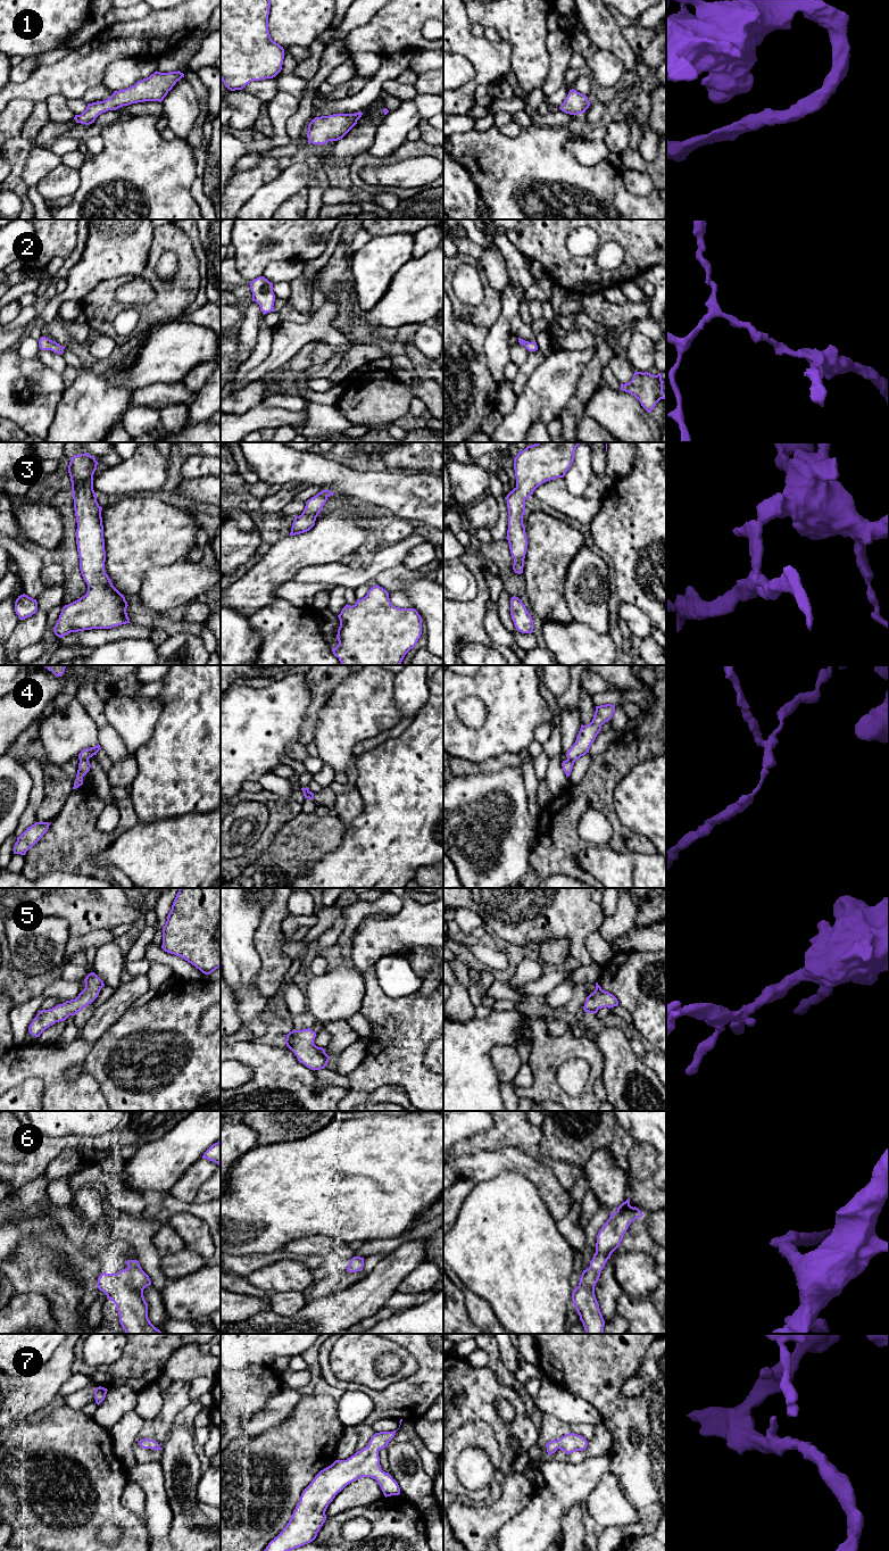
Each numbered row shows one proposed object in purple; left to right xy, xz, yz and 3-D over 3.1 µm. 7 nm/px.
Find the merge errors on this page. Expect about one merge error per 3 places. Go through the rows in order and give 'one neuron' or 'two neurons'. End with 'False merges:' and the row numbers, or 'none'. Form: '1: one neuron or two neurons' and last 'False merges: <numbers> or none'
1: one neuron
2: one neuron
3: one neuron
4: two neurons
5: one neuron
6: one neuron
7: one neuron
False merges: 4

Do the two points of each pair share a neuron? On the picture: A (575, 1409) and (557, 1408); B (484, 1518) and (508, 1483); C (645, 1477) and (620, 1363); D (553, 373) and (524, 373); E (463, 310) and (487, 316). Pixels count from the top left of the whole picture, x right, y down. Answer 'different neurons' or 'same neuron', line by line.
A: same neuron
B: same neuron
C: same neuron
D: different neurons
E: same neuron

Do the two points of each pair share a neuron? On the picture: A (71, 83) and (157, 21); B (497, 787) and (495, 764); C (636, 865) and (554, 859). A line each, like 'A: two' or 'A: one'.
A: one
B: two
C: two

